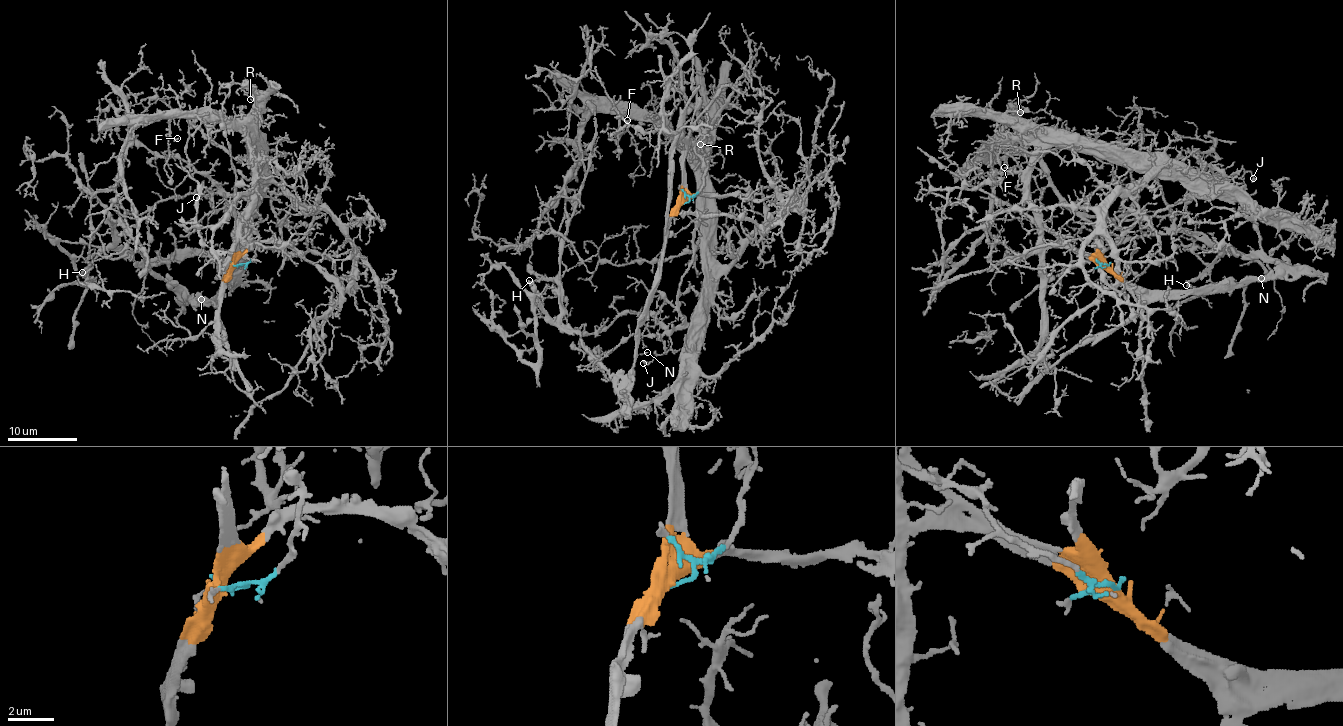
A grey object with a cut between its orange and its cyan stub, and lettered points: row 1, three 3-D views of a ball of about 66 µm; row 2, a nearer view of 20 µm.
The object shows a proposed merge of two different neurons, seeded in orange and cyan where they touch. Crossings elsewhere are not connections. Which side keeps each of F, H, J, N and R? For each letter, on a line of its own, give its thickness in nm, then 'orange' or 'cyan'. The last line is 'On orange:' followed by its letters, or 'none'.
F: calibre 170 nm; cyan
H: calibre 260 nm; orange
J: calibre 200 nm; cyan
N: calibre 120 nm; orange
R: calibre 220 nm; cyan
On orange: H, N

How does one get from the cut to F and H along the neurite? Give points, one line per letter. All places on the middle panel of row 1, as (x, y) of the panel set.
F: (682, 204), (703, 179), (702, 138), (681, 149), (650, 121), (622, 115), (620, 133), (627, 120)
H: (682, 204), (673, 211), (664, 236), (661, 277), (626, 374), (612, 375), (581, 337), (562, 329), (529, 281)

